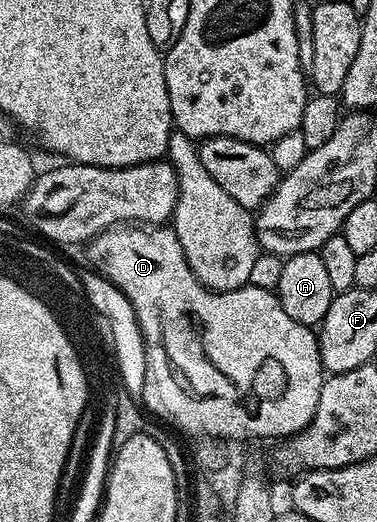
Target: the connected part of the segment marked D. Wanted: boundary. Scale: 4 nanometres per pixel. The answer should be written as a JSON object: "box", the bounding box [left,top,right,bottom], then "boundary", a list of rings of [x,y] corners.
{"box":[87,227,326,443],"boundary":[[[117,227],[99,233],[97,237],[87,242],[88,257],[92,260],[91,268],[111,281],[120,289],[122,295],[133,305],[137,325],[144,340],[145,387],[142,394],[142,405],[149,414],[161,417],[172,425],[177,425],[184,433],[193,433],[200,439],[219,439],[221,442],[237,443],[248,441],[251,437],[280,437],[287,439],[293,433],[300,433],[310,423],[314,411],[318,407],[318,395],[326,380],[324,364],[320,362],[320,343],[317,334],[311,328],[286,315],[282,311],[280,301],[271,289],[251,284],[244,285],[241,289],[226,289],[217,291],[207,289],[200,280],[190,271],[190,263],[186,263],[186,255],[182,251],[182,243],[178,239],[175,228],[172,227]]]}

